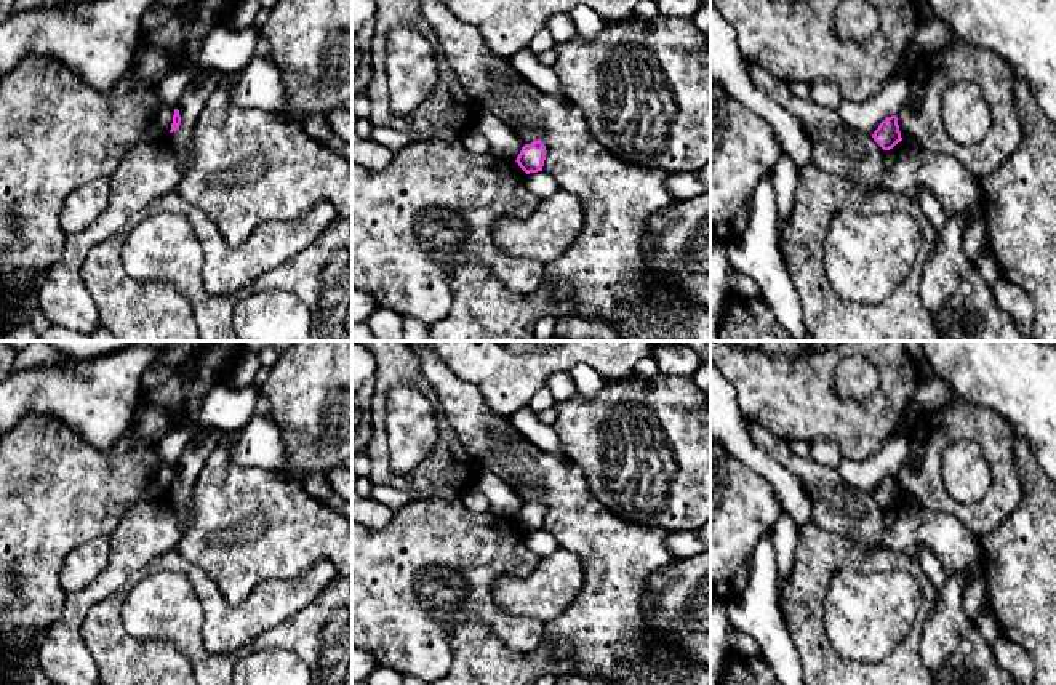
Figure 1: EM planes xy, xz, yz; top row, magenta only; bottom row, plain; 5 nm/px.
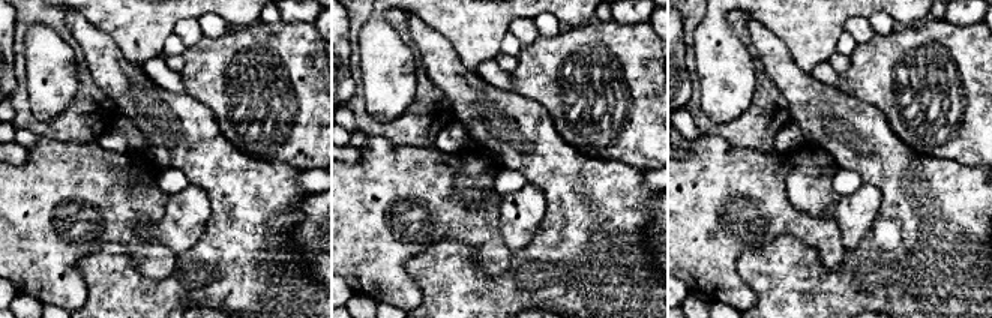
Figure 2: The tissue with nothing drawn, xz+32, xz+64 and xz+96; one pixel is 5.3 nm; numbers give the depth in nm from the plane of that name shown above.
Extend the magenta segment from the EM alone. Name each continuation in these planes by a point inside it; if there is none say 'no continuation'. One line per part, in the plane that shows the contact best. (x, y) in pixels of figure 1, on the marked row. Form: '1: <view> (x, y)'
no continuation

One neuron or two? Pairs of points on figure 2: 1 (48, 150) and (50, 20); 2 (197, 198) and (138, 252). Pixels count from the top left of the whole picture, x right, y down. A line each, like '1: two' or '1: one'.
1: two
2: two

